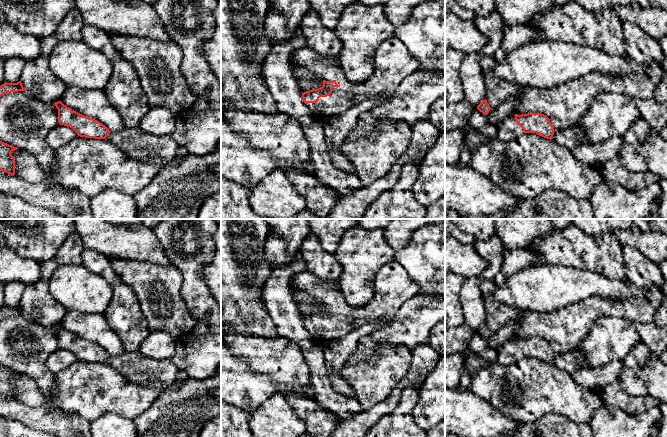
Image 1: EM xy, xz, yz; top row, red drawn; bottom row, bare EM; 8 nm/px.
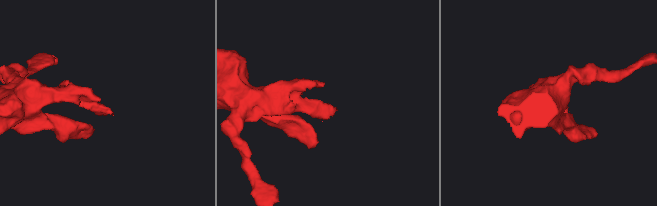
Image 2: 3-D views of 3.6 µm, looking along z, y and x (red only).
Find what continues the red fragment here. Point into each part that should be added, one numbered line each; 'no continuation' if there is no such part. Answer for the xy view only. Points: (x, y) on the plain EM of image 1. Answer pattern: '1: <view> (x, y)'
1: xy (148, 372)

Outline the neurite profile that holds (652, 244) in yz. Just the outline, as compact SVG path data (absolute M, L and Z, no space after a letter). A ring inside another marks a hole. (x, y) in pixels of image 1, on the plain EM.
M638 227L617 229L613 237L622 246L636 248L643 256L660 265L667 259L667 234L660 231L642 231Z

